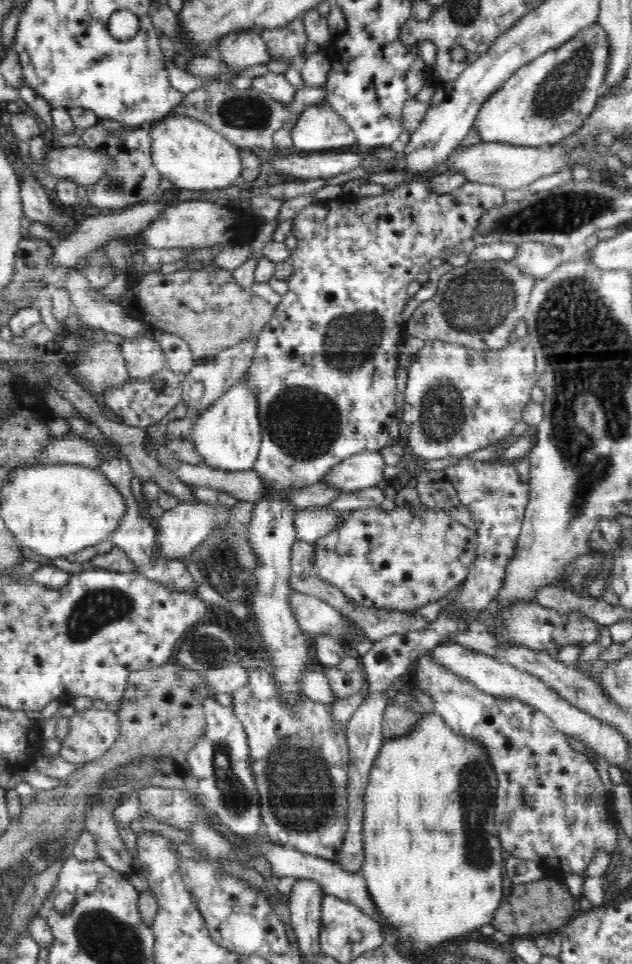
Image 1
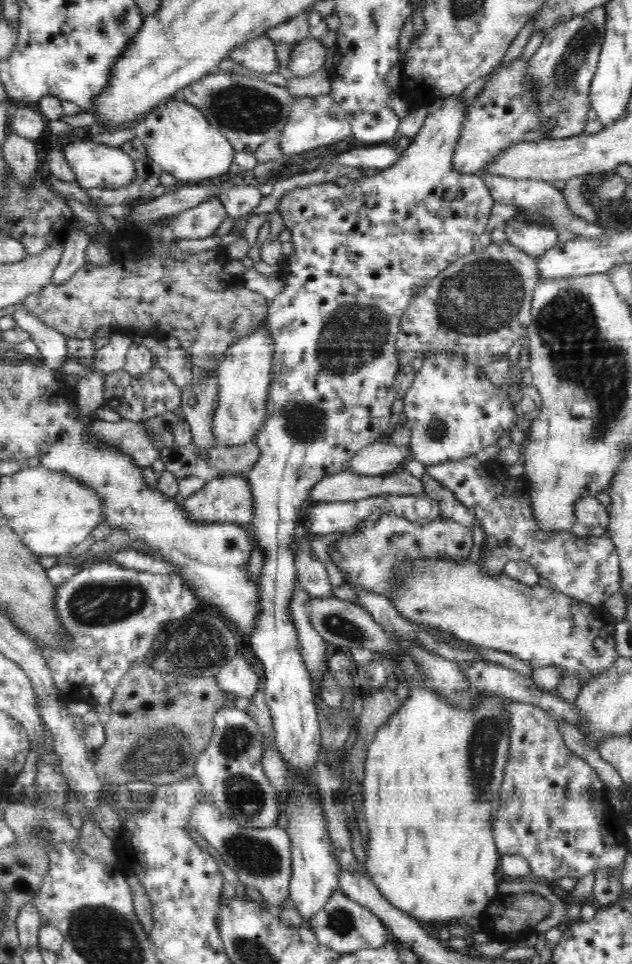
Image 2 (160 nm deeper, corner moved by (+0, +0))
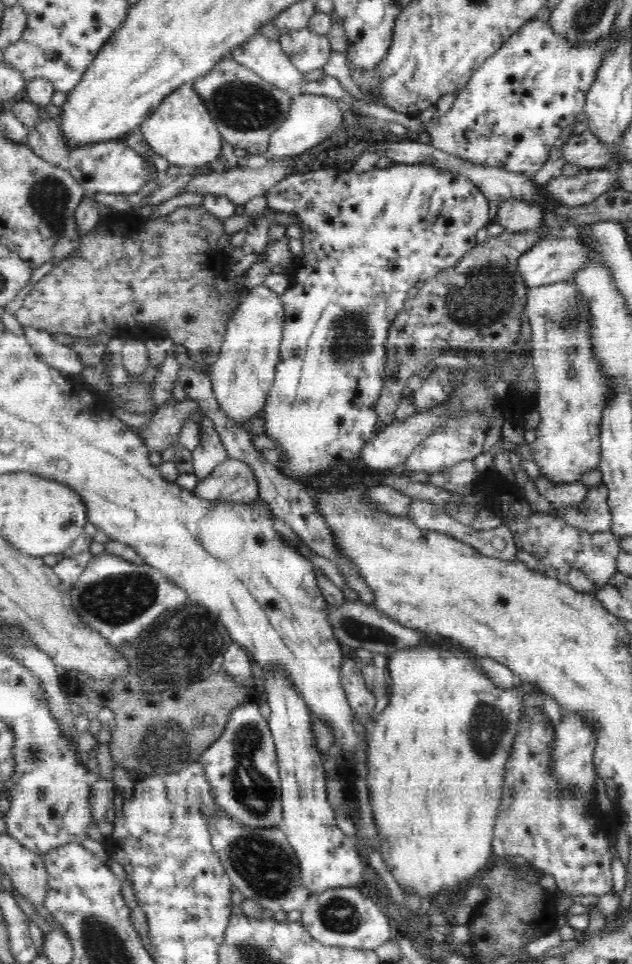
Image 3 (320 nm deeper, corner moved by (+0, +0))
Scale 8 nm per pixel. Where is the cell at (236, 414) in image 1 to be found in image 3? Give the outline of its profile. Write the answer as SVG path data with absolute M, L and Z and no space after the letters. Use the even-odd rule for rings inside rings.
M264 285L249 289L237 308L236 314L227 322L219 357L211 365L209 375L220 409L241 426L263 410L275 381L285 308L280 295Z

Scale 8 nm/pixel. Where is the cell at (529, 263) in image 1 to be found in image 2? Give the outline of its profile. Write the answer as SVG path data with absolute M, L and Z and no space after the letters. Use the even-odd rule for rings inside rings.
M516 216L506 221L503 232L512 245L526 251L535 259L558 242L556 229L540 225L540 223L522 221Z

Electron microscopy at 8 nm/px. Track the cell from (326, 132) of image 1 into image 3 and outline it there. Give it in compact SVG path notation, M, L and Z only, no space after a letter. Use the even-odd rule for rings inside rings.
M293 93L293 100L284 122L272 133L267 150L263 153L266 158L294 157L301 155L306 149L320 144L330 138L342 124L342 104L328 96Z

